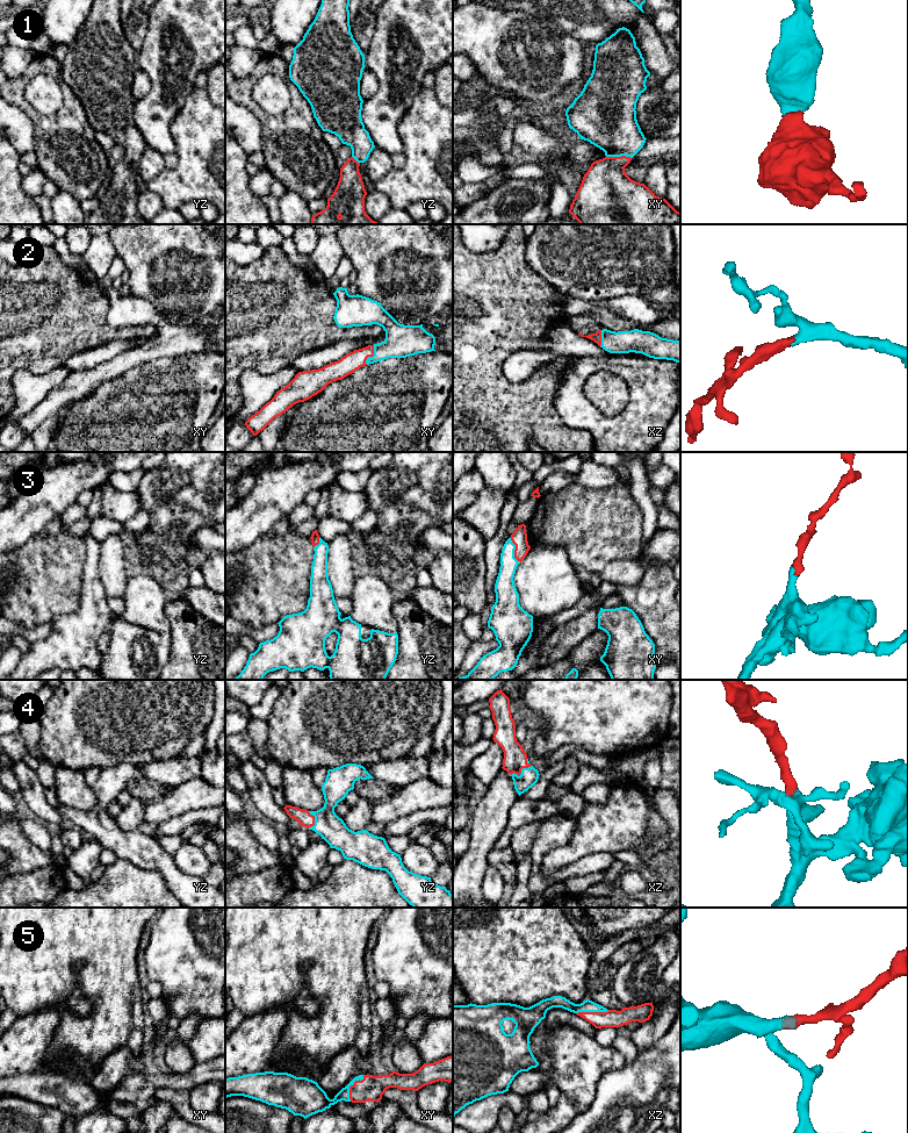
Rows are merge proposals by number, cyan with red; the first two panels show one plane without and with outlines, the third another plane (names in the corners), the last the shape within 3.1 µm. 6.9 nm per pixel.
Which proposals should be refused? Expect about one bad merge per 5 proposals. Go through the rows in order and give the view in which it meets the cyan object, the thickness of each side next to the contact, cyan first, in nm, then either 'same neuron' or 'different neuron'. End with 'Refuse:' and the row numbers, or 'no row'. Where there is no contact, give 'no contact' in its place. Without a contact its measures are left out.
1: contact in xy; calibres 380 and 360 nm; same neuron
2: contact in xy; calibres 220 and 130 nm; same neuron
3: contact in xy; calibres 120 and 110 nm; same neuron
4: contact in xz; calibres 120 and 160 nm; same neuron
5: contact in xy; calibres 160 and 170 nm; same neuron
Refuse: no row

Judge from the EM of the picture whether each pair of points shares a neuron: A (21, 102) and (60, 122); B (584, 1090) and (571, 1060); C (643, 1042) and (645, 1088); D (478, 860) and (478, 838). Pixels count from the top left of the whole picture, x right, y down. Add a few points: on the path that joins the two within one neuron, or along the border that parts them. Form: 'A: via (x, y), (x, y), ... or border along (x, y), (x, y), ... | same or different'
A: via (30, 112), (41, 122), (51, 122) | same
B: via (578, 1083), (573, 1067) | same
C: border along (665, 1033), (647, 1048), (638, 1051) | different
D: via (478, 854), (478, 844) | same

